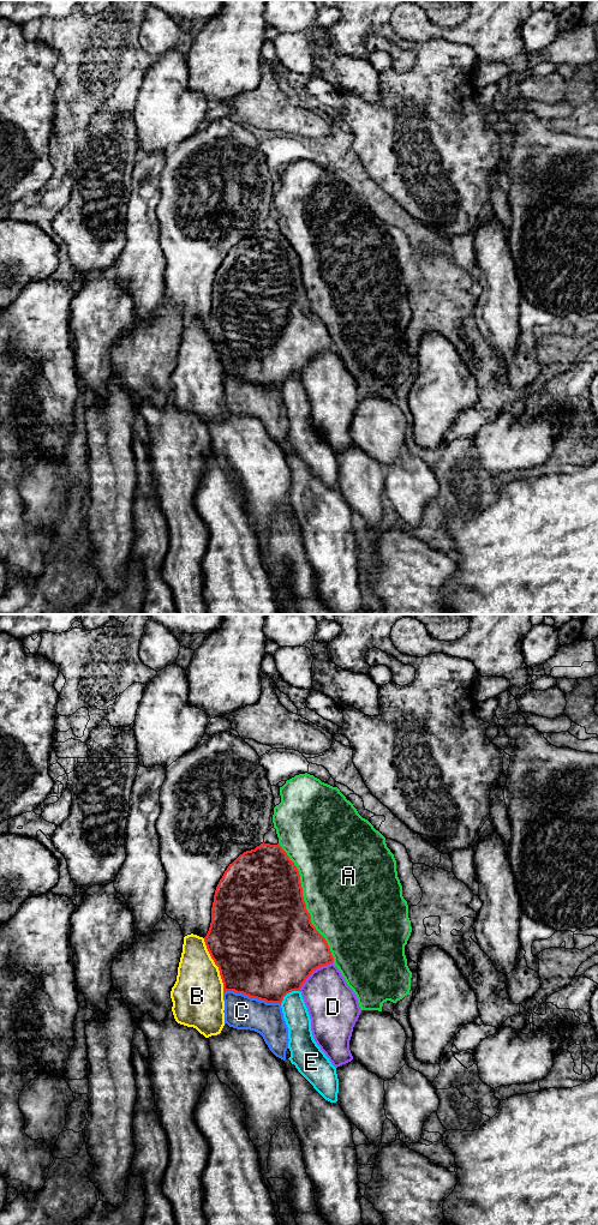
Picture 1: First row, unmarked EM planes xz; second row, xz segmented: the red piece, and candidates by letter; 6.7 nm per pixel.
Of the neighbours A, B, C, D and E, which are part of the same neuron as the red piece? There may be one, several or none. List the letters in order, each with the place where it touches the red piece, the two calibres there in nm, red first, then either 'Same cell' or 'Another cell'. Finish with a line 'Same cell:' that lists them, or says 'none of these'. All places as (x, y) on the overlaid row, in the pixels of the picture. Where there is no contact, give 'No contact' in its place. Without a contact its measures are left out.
A: Touches red at xz (304, 902). Thickness 500 nm (red) against 480 nm. Another cell
B: Touches red at xz (215, 964). Thickness 500 nm (red) against 340 nm. Another cell
C: Touches red at xz (252, 997). Thickness 500 nm (red) against 220 nm. Another cell
D: Touches red at xz (314, 970). Thickness 500 nm (red) against 320 nm. Another cell
E: Touches red at xz (288, 992). Thickness 500 nm (red) against 170 nm. Another cell
Same cell: none of these

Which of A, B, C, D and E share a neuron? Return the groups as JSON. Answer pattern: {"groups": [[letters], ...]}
{"groups": [["A"], ["B"], ["C"], ["D"], ["E"]]}

